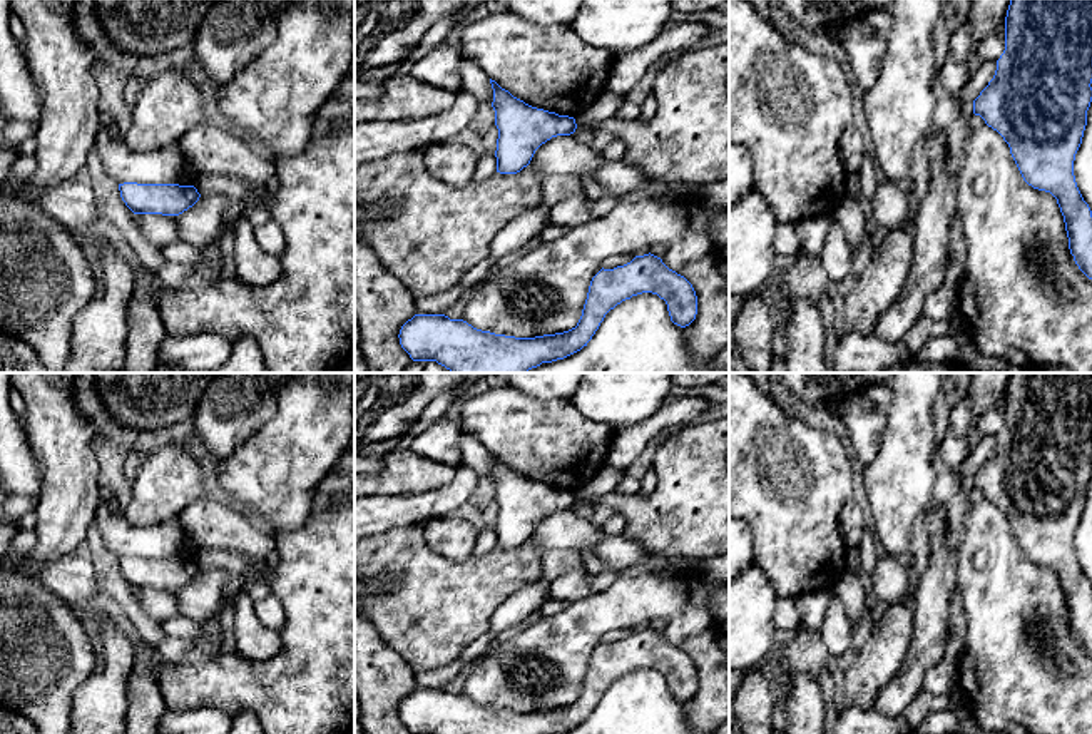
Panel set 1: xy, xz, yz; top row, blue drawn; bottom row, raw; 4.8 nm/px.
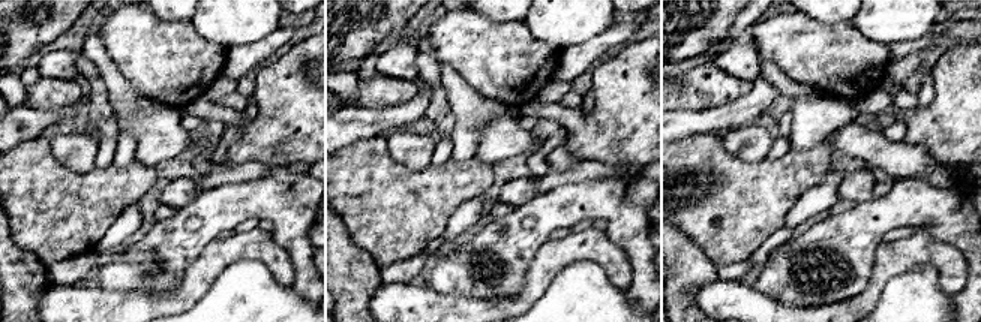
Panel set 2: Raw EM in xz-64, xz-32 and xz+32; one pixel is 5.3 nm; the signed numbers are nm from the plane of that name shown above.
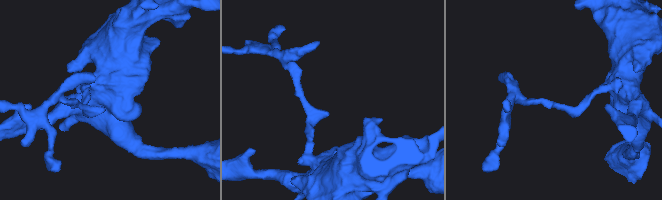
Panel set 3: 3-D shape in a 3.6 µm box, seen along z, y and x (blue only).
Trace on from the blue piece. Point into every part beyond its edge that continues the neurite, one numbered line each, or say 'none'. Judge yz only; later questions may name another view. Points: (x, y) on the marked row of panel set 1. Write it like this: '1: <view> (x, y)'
none

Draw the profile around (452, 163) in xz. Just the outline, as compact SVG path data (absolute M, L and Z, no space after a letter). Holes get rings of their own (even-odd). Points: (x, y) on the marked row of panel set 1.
M453 140L433 144L421 150L426 171L450 186L465 186L473 179L478 155Z

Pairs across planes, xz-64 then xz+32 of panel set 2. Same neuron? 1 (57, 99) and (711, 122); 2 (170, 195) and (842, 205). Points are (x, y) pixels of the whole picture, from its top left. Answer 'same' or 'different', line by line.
1: different
2: different

